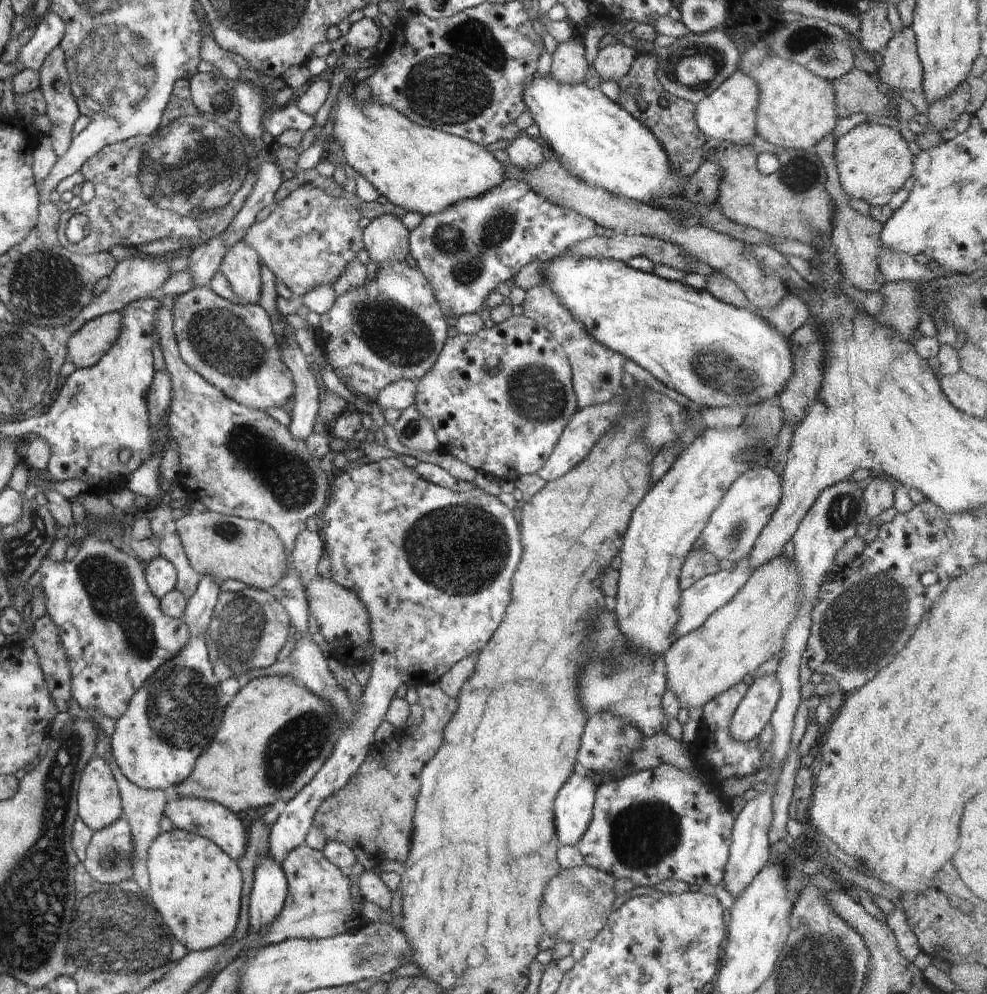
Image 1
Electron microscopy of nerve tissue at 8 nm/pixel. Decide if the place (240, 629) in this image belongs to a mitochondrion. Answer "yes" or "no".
yes

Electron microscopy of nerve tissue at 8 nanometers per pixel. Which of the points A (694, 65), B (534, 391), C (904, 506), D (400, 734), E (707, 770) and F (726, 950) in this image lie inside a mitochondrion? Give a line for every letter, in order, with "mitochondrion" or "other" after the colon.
A: mitochondrion
B: mitochondrion
C: other
D: other
E: other
F: other

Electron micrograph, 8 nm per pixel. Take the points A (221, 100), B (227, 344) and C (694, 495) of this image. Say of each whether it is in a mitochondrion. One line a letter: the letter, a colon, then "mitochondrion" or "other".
A: mitochondrion
B: mitochondrion
C: other

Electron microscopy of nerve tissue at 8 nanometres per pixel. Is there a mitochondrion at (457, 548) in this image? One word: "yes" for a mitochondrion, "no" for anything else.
yes

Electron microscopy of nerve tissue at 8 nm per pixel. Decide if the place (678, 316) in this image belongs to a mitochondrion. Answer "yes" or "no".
no

